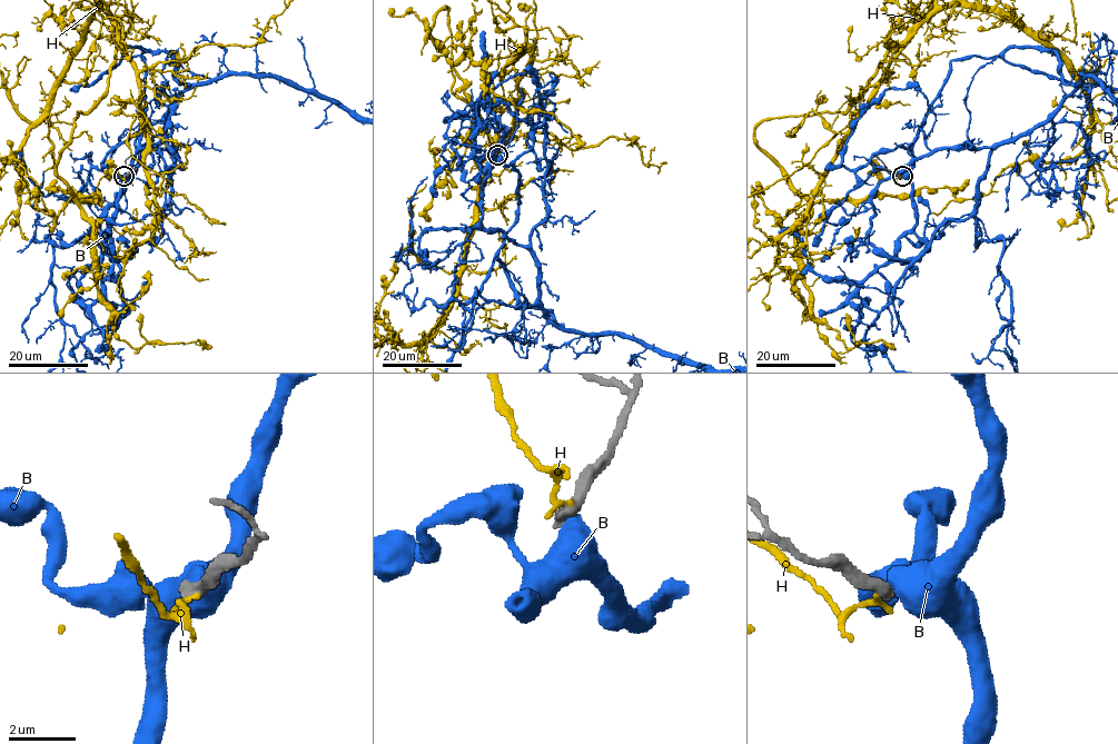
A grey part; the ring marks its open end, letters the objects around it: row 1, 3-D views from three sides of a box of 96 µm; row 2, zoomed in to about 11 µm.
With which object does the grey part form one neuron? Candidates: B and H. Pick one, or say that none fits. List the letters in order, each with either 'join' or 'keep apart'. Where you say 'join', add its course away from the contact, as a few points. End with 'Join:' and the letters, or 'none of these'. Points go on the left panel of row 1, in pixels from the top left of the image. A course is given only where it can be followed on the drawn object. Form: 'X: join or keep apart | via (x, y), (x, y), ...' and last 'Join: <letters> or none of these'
B: keep apart
H: keep apart
Join: none of these

